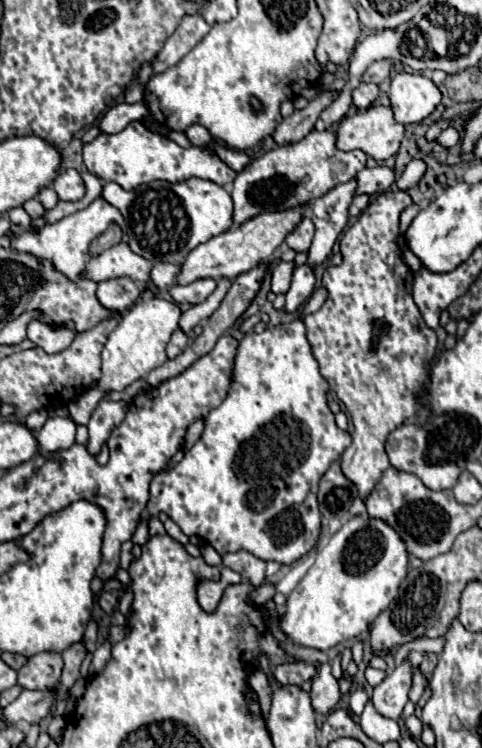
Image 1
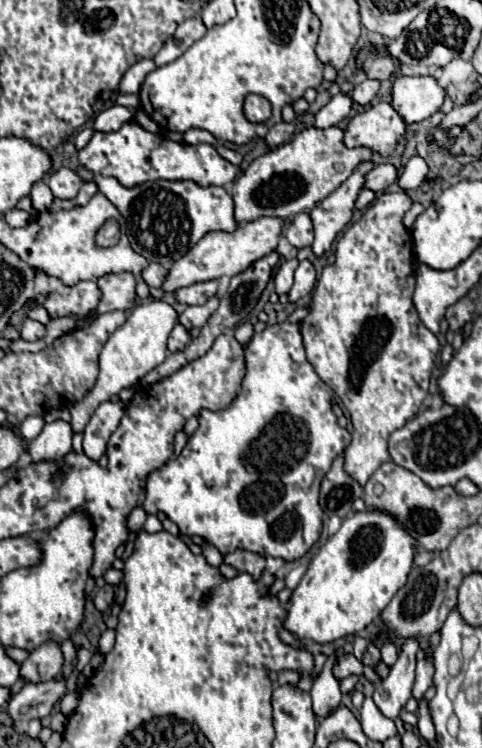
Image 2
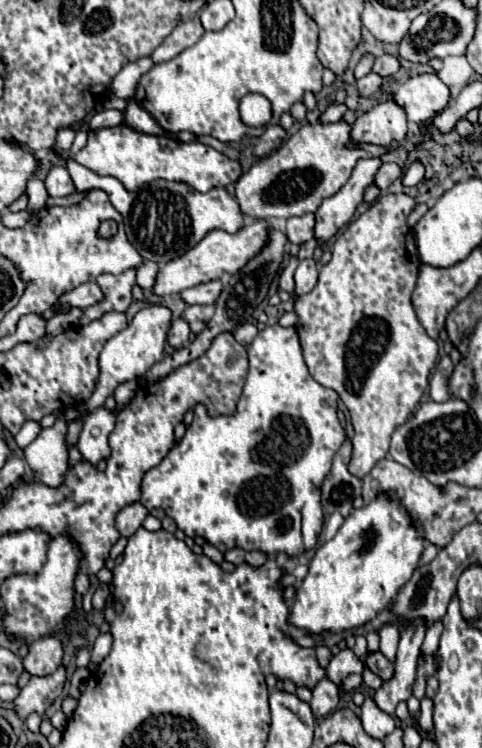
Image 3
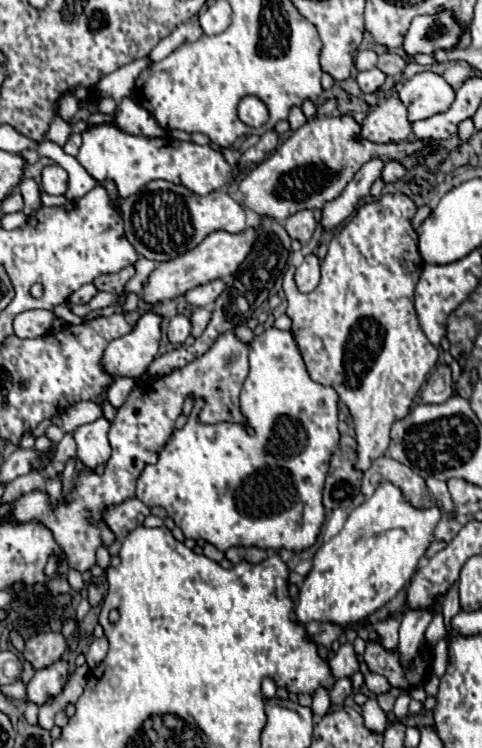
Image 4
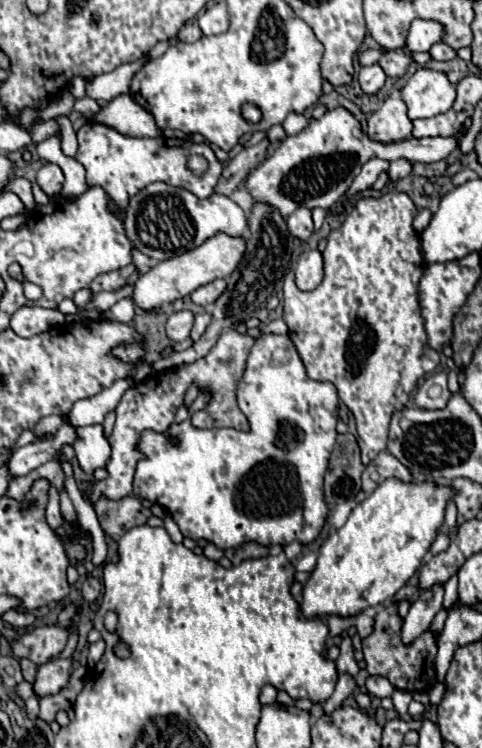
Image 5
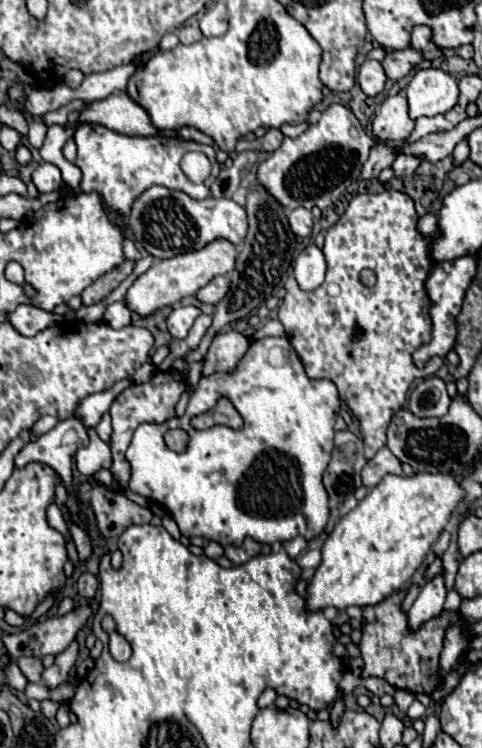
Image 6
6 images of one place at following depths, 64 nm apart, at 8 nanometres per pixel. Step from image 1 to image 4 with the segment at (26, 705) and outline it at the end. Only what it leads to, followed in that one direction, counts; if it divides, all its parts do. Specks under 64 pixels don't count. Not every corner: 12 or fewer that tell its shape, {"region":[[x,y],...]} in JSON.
{"region":[[62,660],[36,671],[26,687],[27,701],[41,706],[61,693],[68,680]]}

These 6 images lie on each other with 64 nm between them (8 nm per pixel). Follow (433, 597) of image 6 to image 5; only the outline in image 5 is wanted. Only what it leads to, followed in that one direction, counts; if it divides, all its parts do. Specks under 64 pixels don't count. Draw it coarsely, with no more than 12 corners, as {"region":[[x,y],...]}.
{"region":[[442,586],[422,592],[404,618],[406,646],[428,630],[442,610]]}

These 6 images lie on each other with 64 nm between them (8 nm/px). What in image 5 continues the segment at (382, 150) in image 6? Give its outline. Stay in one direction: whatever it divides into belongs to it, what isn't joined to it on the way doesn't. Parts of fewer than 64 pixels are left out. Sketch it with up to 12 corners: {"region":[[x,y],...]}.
{"region":[[372,158],[362,166],[346,196],[368,190],[390,162]]}

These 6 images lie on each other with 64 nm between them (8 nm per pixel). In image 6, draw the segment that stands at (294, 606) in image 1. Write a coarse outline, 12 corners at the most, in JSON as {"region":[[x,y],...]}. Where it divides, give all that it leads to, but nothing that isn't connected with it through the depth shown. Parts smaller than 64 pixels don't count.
{"region":[[388,474],[342,502],[306,610],[374,606],[424,562],[464,490]]}

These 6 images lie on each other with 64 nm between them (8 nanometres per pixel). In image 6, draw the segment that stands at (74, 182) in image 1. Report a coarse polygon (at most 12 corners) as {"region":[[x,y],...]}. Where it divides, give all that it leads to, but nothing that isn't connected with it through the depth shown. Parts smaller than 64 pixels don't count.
{"region":[[42,162],[32,182],[44,192],[62,188],[62,174],[54,164]]}

